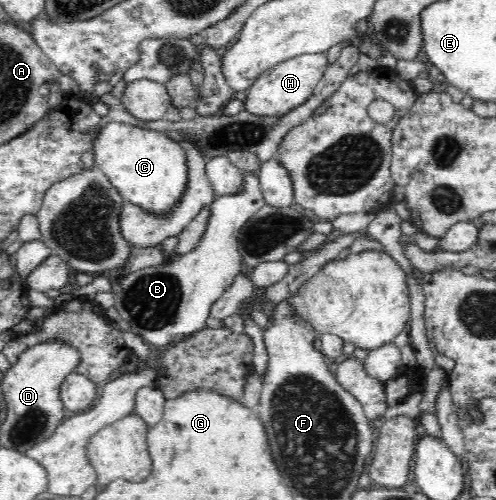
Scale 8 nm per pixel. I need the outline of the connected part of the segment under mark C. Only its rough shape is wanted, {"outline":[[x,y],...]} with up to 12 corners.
{"outline":[[109,119],[92,139],[124,200],[164,212],[186,155],[155,129]]}

